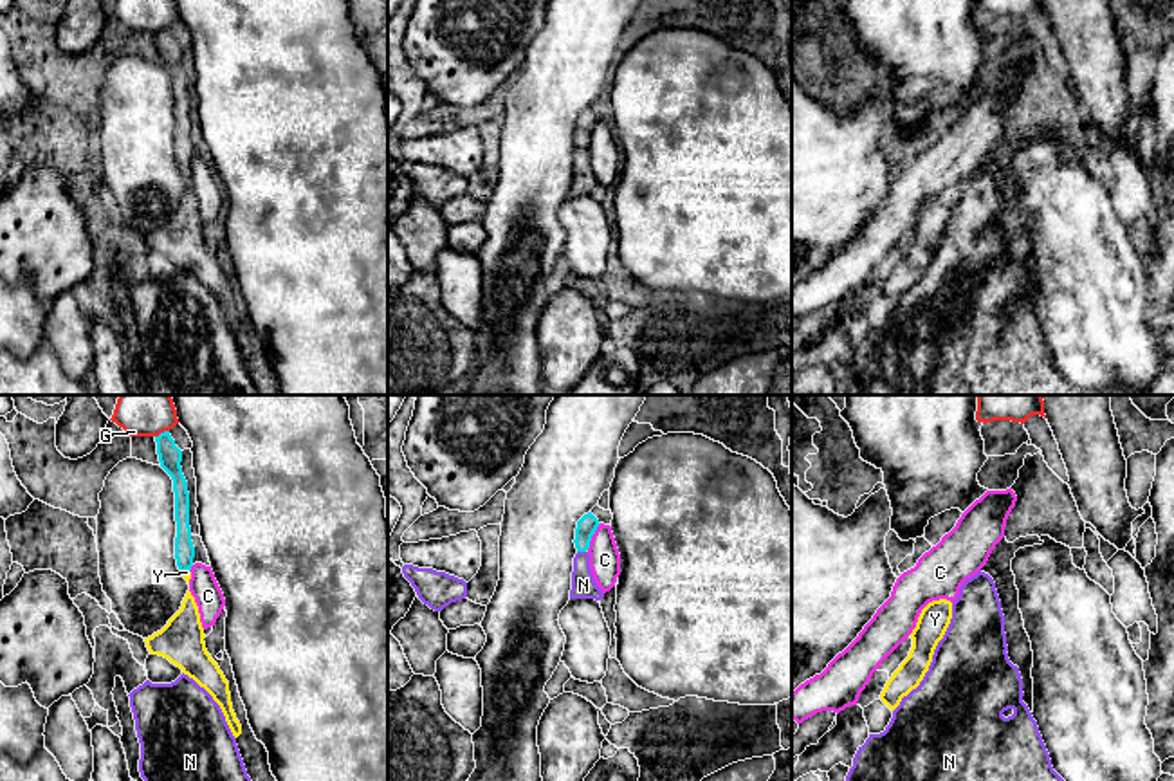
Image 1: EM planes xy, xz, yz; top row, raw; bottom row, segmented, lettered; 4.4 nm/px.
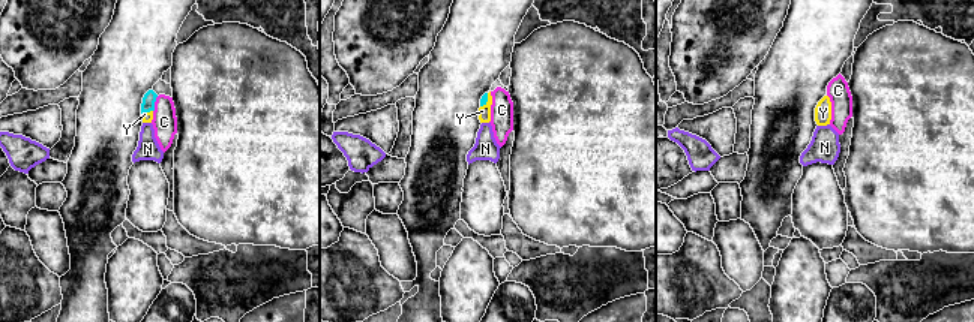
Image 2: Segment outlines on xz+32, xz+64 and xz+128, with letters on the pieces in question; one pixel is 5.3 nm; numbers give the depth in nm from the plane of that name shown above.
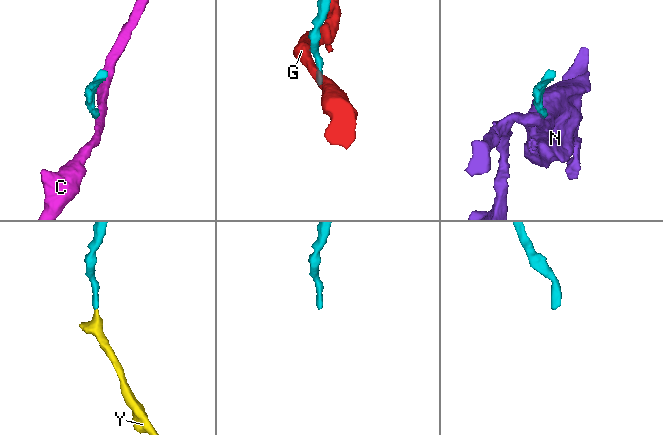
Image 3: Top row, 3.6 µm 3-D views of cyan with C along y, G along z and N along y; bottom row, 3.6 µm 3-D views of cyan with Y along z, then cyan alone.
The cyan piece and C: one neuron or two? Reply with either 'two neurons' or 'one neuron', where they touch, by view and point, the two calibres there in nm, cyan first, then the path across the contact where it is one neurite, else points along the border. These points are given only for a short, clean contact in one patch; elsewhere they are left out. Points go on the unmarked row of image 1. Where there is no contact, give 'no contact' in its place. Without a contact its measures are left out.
two neurons; contact xz (592, 130); calibres 90 and 140 nm; border xz (601, 119), (586, 145)

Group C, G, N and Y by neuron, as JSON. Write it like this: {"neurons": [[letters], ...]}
{"neurons": [["C"], ["G"], ["N"], ["Y"]]}

